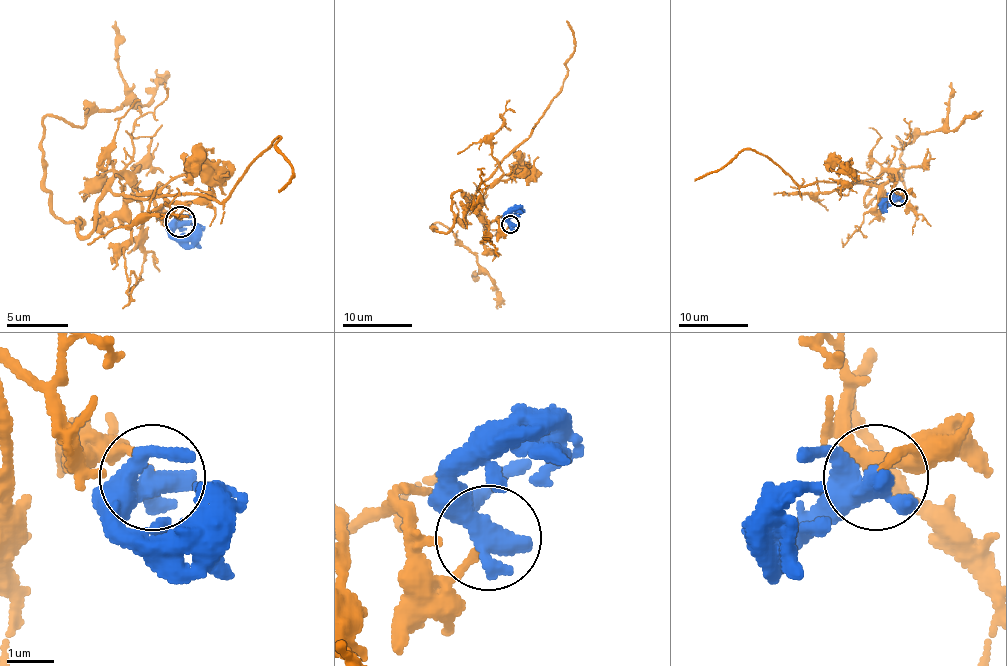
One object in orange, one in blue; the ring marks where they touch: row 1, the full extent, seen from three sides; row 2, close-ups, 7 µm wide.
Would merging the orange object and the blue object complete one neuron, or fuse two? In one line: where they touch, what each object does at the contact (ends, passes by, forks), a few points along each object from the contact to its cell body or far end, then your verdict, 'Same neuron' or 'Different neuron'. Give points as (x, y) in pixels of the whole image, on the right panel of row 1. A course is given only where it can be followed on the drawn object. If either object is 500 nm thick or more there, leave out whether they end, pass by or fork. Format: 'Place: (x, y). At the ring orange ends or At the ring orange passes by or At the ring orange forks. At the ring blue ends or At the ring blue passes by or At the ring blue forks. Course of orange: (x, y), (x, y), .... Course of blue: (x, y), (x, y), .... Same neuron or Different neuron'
Place: (898, 197). At the ring orange ends. At the ring blue forks. Course of orange: (898, 196), (905, 194), (885, 171), (865, 205), (906, 198), (896, 137), (952, 131), (983, 111). Course of blue: (898, 198), (885, 205), (891, 198). Different neuron

